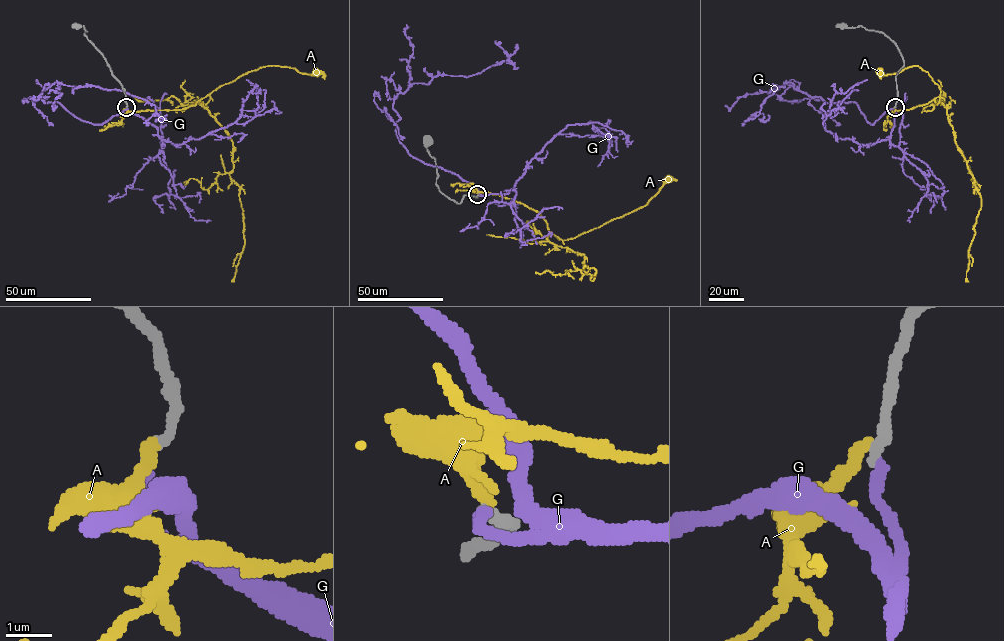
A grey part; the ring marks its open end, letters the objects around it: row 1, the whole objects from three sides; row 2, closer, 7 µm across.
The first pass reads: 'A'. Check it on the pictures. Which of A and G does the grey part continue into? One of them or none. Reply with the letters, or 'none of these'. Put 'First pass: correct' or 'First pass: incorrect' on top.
First pass: incorrect
G

